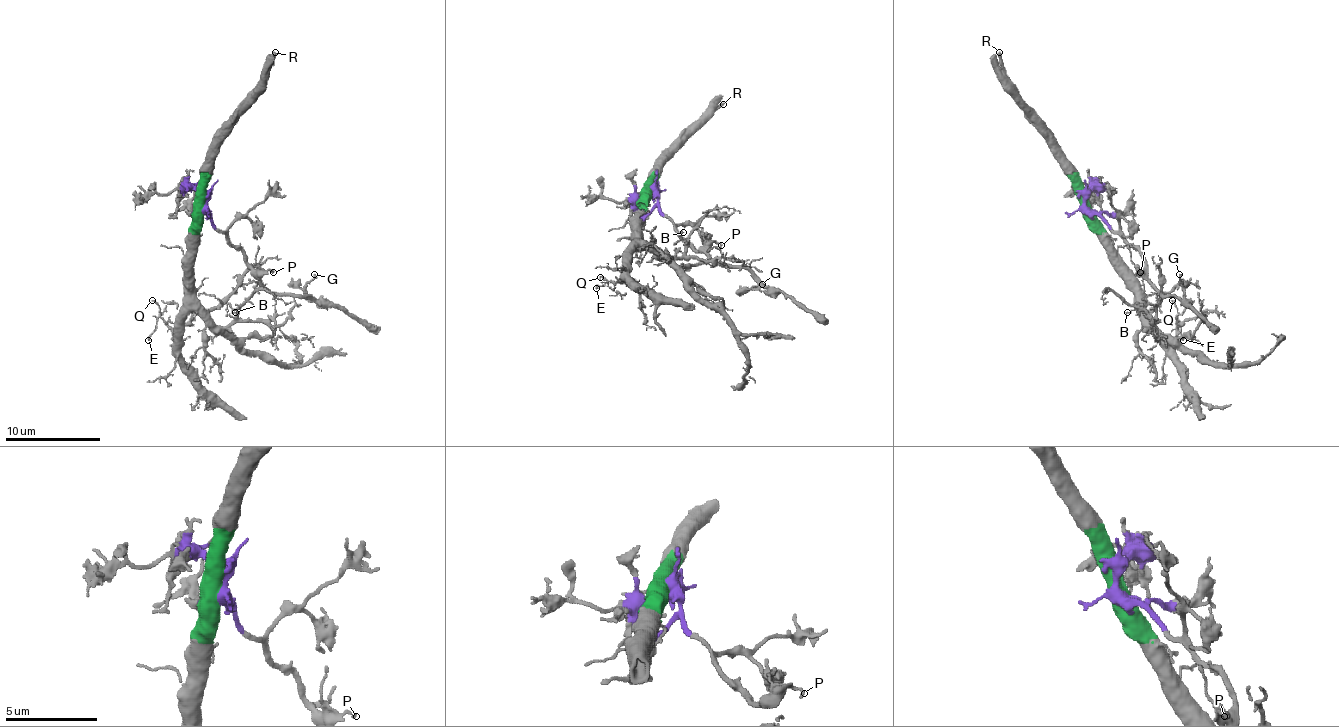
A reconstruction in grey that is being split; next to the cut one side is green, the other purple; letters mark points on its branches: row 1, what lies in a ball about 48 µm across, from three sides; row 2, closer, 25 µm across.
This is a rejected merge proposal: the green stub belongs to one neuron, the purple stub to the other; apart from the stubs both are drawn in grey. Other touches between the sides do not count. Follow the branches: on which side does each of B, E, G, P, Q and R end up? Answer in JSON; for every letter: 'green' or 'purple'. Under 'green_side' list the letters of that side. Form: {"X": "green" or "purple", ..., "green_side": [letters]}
{"B": "green", "E": "green", "G": "purple", "P": "purple", "Q": "green", "R": "green", "green_side": ["B", "E", "Q", "R"]}

